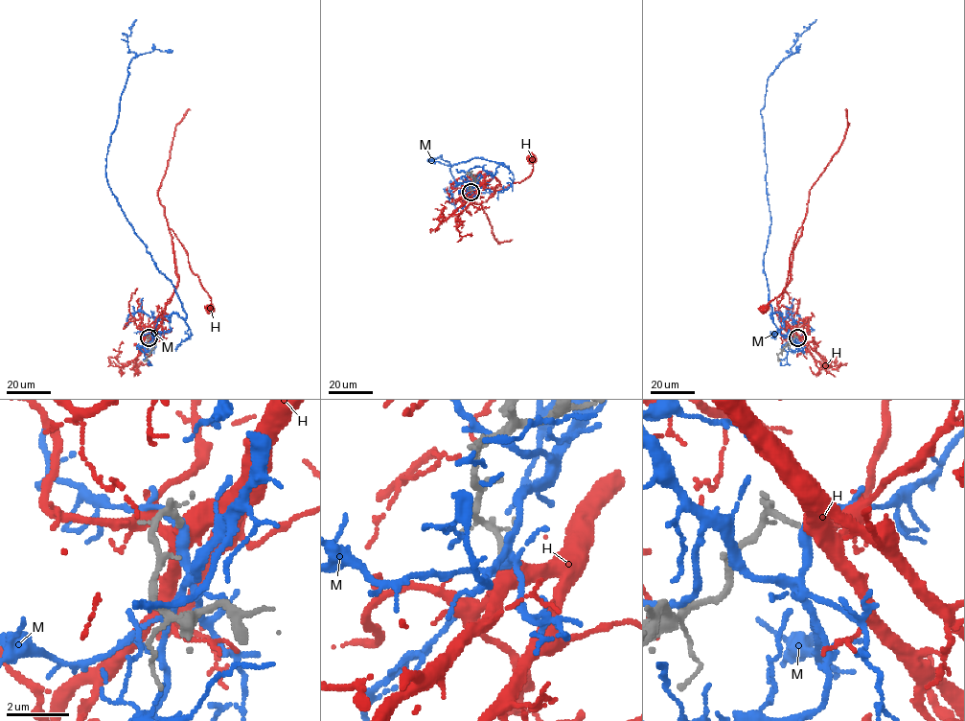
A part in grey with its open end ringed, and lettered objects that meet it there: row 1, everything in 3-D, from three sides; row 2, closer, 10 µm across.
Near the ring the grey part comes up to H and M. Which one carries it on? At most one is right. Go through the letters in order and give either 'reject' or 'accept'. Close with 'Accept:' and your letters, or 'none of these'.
H: accept
M: reject
Accept: H

